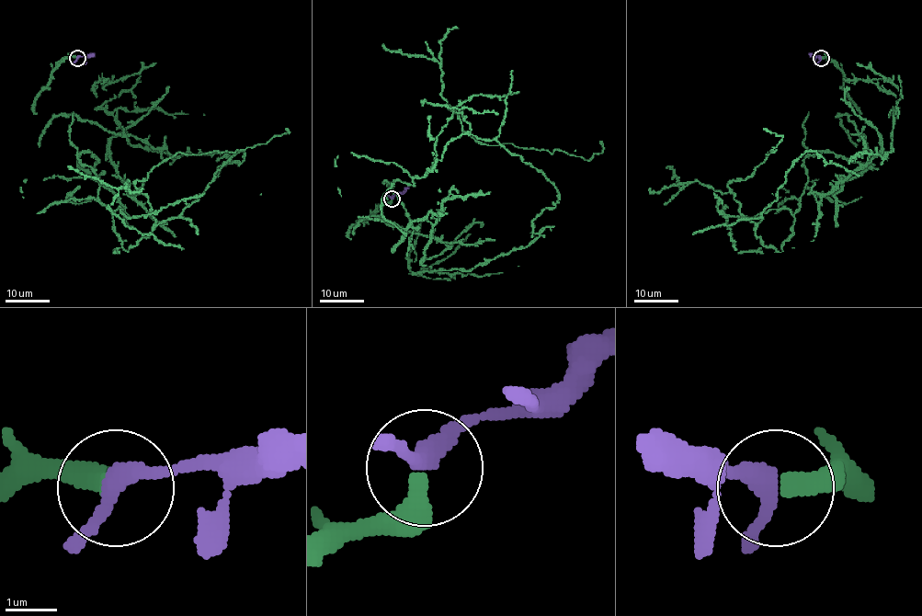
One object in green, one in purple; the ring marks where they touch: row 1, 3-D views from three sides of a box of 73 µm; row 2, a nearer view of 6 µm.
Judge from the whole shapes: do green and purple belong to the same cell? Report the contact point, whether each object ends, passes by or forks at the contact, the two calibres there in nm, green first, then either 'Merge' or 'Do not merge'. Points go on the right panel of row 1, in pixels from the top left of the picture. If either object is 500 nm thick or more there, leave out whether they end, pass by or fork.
Place: (821, 58). At the ring green ends. At the ring purple passes by. Thickness 440 nm (green) against 320 nm. Merge

